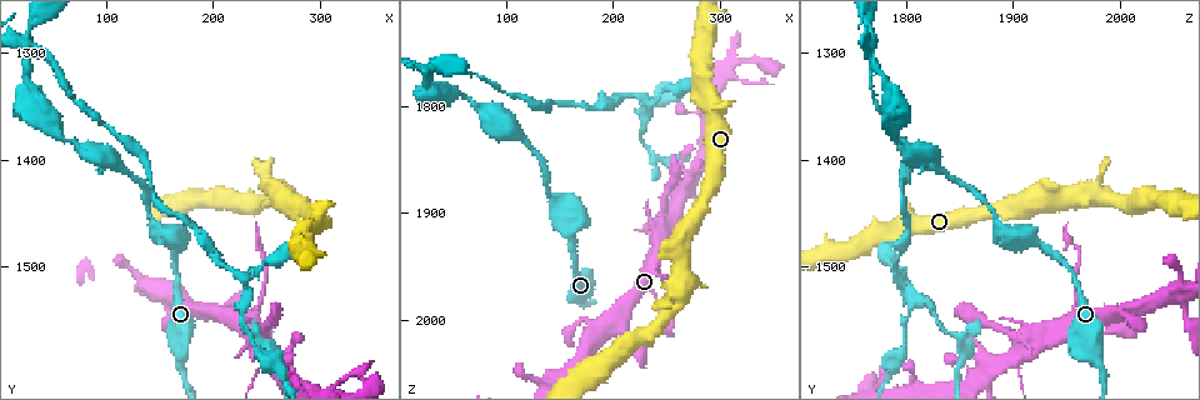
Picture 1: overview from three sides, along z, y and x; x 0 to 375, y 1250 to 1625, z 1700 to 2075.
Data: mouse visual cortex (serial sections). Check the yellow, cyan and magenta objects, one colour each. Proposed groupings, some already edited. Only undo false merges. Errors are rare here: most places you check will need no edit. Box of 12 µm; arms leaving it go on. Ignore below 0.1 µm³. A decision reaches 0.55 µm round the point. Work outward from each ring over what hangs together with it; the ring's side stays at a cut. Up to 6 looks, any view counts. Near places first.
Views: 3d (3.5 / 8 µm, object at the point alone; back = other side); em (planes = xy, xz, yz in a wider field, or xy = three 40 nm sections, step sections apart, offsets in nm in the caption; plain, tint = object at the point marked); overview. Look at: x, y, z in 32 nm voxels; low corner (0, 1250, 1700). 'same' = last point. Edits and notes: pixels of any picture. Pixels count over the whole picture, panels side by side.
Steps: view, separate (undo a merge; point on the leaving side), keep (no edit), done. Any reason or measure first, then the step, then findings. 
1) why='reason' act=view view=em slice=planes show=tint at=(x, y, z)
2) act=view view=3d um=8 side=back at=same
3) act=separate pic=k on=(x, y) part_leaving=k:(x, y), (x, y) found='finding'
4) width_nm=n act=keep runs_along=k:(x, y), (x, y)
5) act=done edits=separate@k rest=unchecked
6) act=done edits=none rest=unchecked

why='four or more arms meet' act=view view=em slice=planes show=tint at=(198, 1540, 2000)

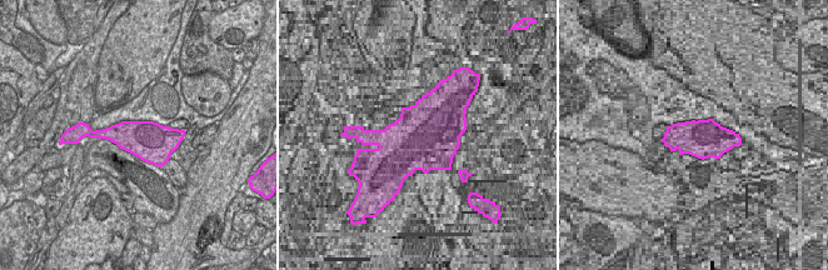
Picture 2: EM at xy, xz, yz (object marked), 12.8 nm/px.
act=view view=3d um=3.5 at=same

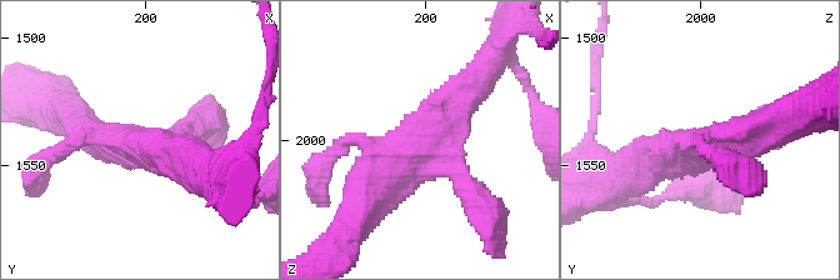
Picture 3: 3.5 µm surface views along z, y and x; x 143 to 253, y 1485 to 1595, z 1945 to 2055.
arms=4 act=keep runs_along=3:(479, 80), (368, 199) found='continuous, no second cell'

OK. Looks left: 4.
act=view view=3d um=8 at=(256, 1576, 1906)

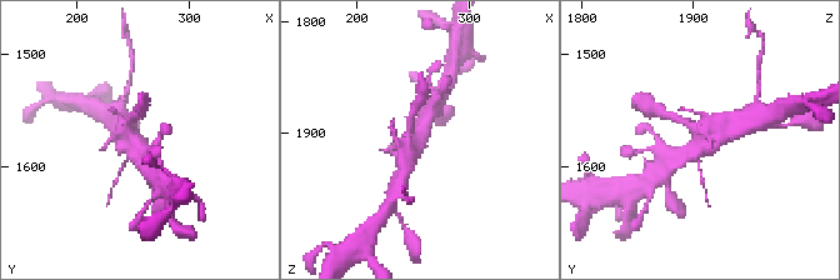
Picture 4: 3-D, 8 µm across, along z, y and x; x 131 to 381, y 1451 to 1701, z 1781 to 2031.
why='shape alone is not enough' act=view view=em slice=planes show=tint at=(252, 1576, 1906)

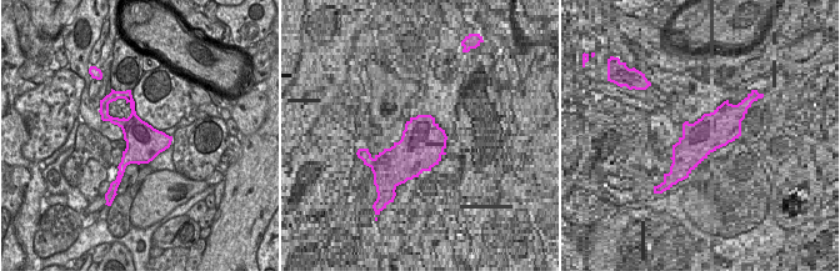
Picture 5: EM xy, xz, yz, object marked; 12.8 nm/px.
act=keep found='one cell here'

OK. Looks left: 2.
why='a fork' act=view view=3d um=3.5 at=(264, 1434, 1962)

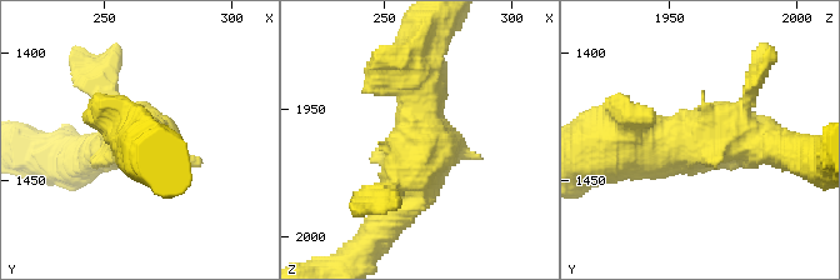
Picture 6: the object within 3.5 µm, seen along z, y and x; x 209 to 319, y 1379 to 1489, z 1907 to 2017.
act=view view=em slice=xy step=2 show=tint at=(263, 1432, 1962)

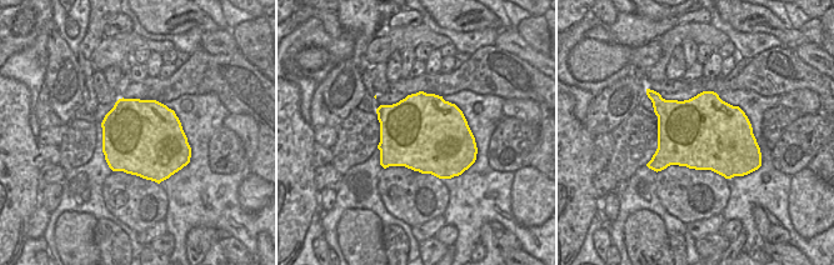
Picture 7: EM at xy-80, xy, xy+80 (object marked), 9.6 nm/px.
act=keep runs_along=6:(418, 56), (418, 161), (390, 216) found='one cell here'

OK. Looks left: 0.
act=done edits=none rest=unchecked

